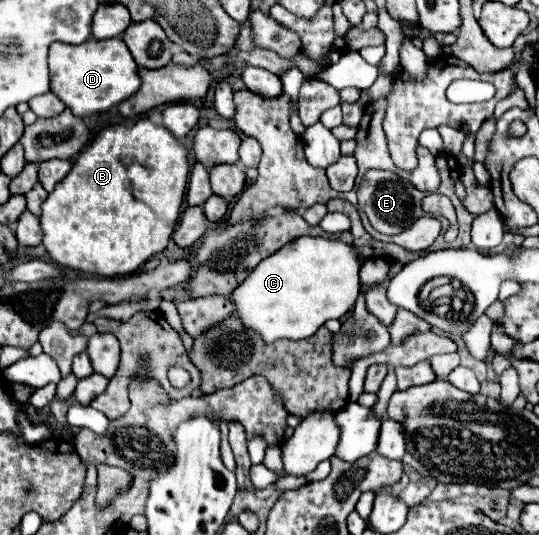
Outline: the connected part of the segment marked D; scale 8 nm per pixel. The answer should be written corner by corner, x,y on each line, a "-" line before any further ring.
89,38
83,44
71,46
63,42
55,42
49,48
49,70
51,70
51,92
57,94
75,116
91,116
97,112
105,112
111,106
121,104
129,96
133,96
139,86
137,64
127,52
127,46
121,38
95,40

